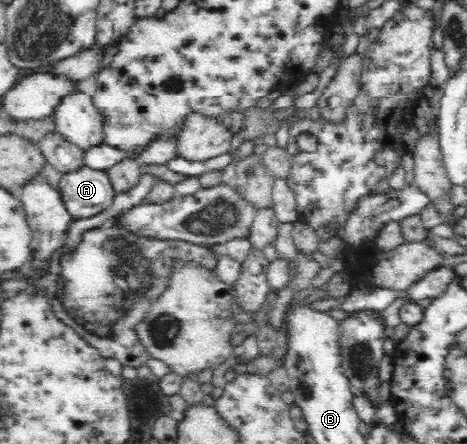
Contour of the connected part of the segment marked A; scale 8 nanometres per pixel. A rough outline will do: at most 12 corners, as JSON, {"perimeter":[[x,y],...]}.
{"perimeter":[[82,167],[58,185],[72,218],[108,209],[107,171]]}

